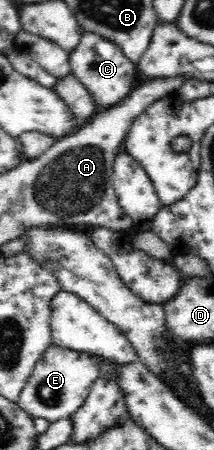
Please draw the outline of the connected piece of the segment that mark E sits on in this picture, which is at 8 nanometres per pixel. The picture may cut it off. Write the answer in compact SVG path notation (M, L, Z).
M52 345L37 362L31 378L21 391L19 407L33 419L44 418L51 423L67 420L81 408L98 377L99 366L91 355Z

